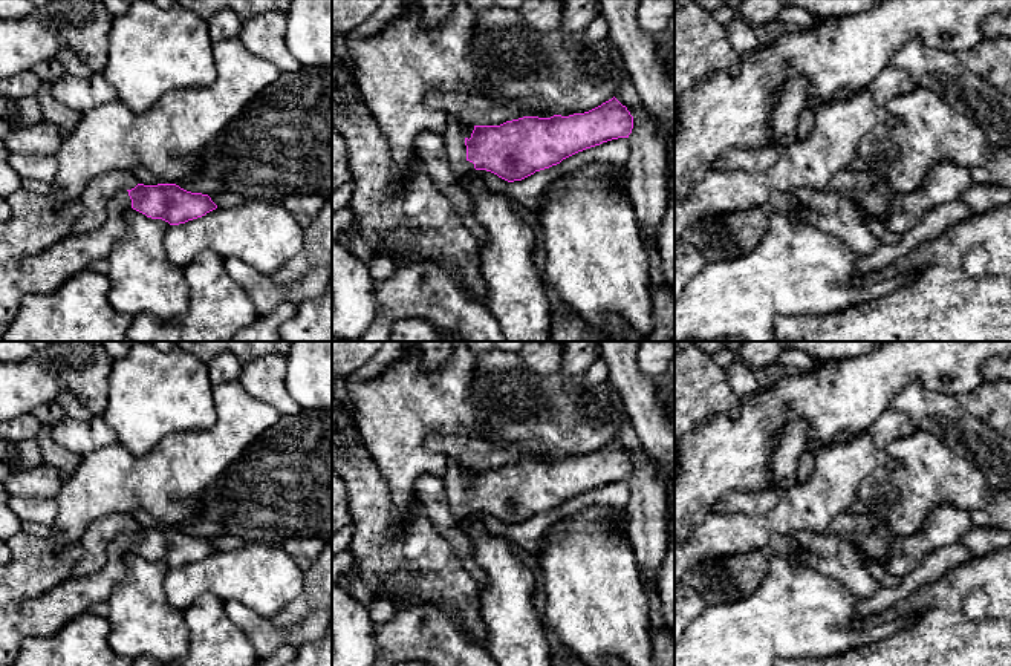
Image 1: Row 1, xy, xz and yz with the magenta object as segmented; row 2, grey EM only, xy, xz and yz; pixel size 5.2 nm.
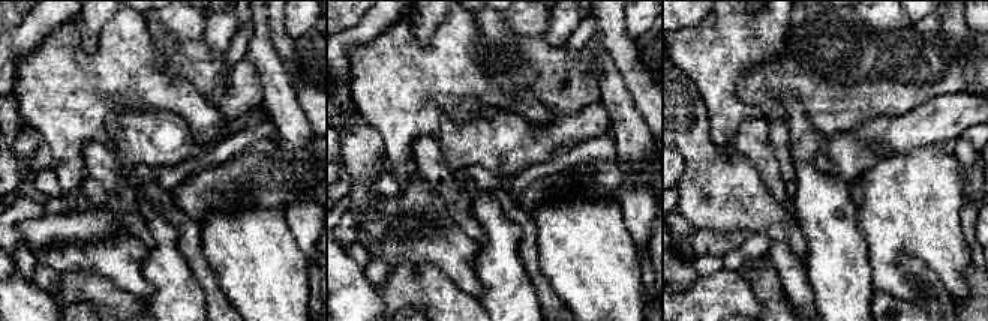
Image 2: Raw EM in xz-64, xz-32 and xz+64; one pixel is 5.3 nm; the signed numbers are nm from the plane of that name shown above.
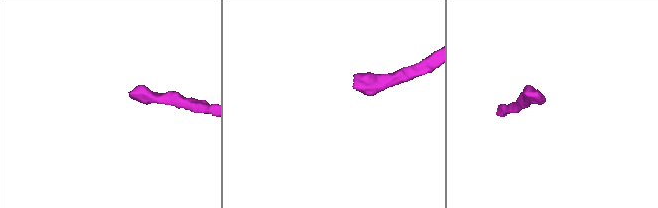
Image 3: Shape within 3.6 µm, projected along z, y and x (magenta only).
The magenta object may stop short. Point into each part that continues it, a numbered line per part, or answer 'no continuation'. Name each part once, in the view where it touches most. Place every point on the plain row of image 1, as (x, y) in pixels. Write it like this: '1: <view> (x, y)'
1: xz (455, 486)

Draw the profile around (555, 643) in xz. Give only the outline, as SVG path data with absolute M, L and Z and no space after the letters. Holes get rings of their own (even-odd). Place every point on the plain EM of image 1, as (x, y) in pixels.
M512 542L512 550L519 559L522 559L535 576L535 593L534 593L534 605L540 614L540 622L545 626L546 638L549 642L552 652L567 652L569 648L548 628L546 615L543 614L545 608L545 589L543 589L543 571L537 560L537 556L529 554L523 548L520 548L515 542Z

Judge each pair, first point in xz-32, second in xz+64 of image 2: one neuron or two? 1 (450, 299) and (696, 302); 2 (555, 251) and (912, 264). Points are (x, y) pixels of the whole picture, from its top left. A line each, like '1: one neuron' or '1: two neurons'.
1: one neuron
2: two neurons

